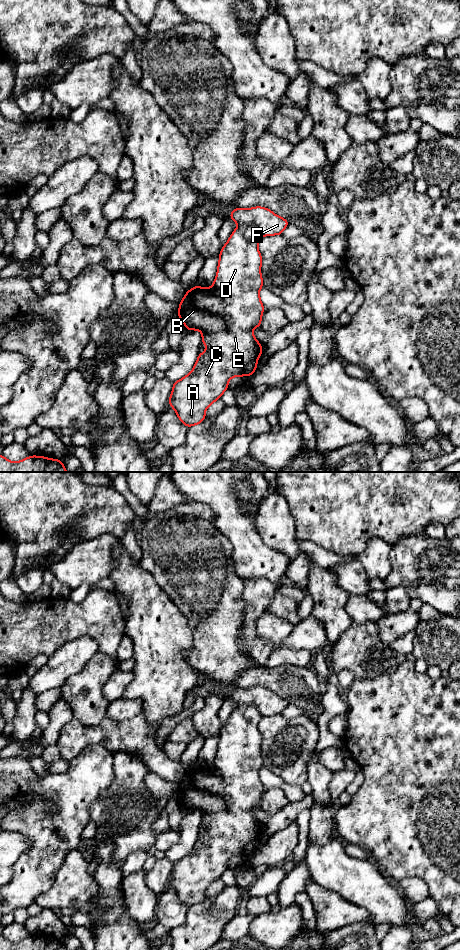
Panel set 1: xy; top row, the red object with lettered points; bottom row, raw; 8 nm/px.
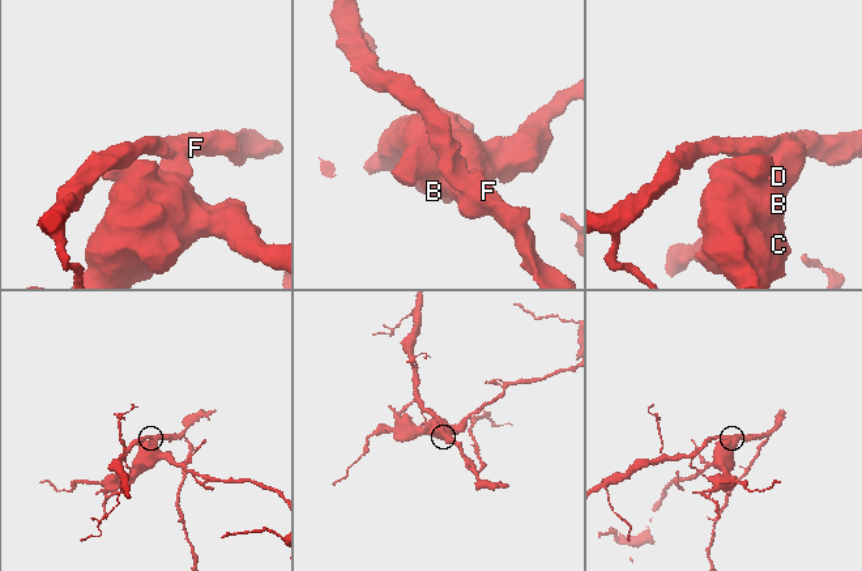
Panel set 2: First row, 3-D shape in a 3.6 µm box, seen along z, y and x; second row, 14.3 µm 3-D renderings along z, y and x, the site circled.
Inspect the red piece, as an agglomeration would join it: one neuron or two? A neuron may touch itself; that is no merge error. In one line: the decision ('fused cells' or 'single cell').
fused cells

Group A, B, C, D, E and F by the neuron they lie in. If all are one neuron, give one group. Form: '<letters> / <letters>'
A B C D E / F

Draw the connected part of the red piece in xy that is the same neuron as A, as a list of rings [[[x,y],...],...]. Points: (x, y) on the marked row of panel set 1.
[[[242,225],[237,226],[237,228],[230,235],[226,244],[222,247],[219,254],[219,262],[217,268],[217,274],[214,279],[214,283],[209,288],[203,288],[198,285],[194,286],[192,289],[188,290],[183,297],[182,301],[179,303],[178,317],[181,319],[186,329],[191,330],[199,330],[202,333],[202,343],[205,344],[206,350],[203,353],[199,353],[197,361],[192,369],[192,371],[184,376],[182,379],[173,383],[173,389],[169,398],[169,406],[171,406],[179,420],[186,426],[191,427],[197,424],[200,424],[206,418],[206,409],[216,400],[219,400],[221,395],[228,389],[228,382],[232,377],[240,377],[240,376],[251,376],[254,371],[257,369],[257,361],[259,357],[262,355],[262,345],[256,340],[253,334],[253,329],[255,327],[261,327],[261,319],[264,311],[264,305],[260,300],[260,289],[264,286],[263,279],[261,276],[261,264],[262,264],[262,256],[258,250],[258,242],[261,239],[262,235],[259,233],[256,227],[253,225]]]

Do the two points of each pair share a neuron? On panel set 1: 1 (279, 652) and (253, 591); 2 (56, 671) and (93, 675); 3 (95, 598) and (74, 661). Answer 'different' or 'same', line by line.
1: different
2: different
3: different

